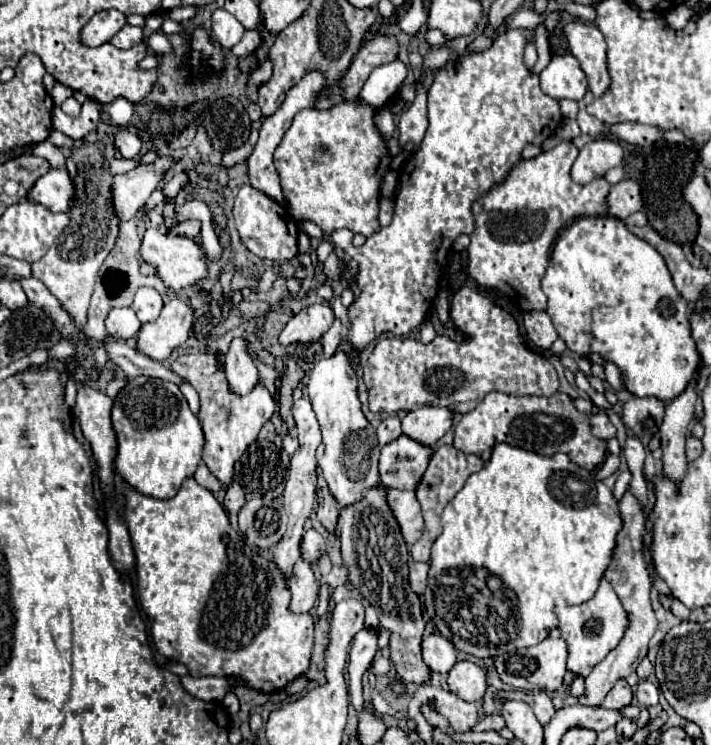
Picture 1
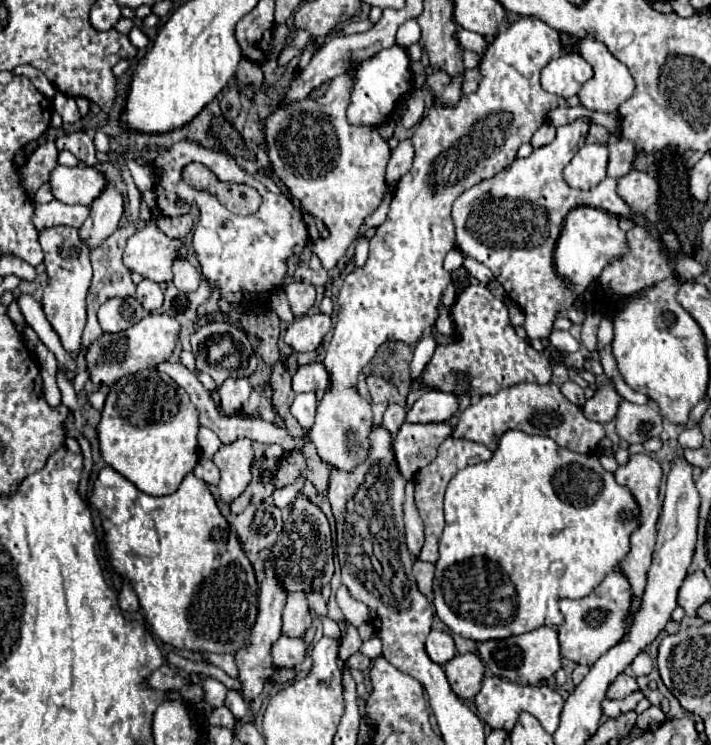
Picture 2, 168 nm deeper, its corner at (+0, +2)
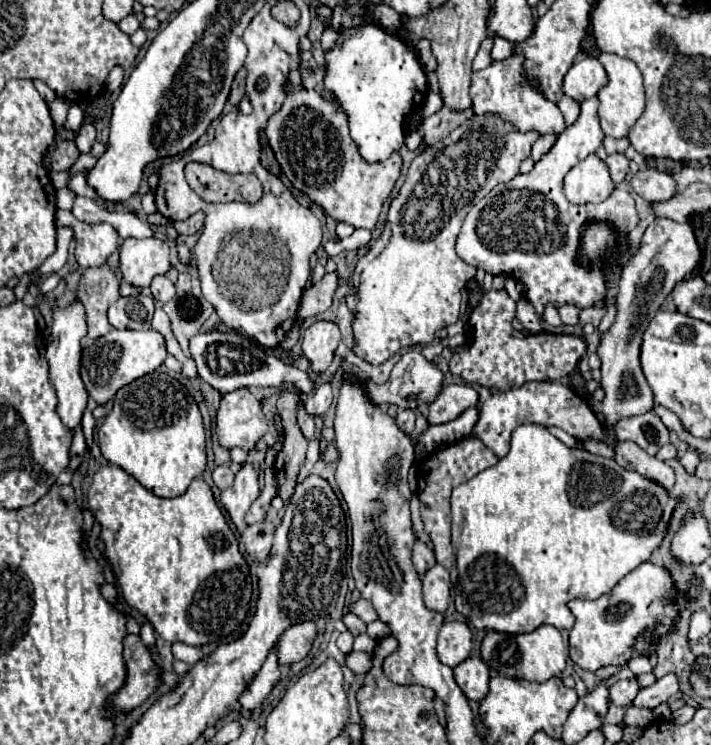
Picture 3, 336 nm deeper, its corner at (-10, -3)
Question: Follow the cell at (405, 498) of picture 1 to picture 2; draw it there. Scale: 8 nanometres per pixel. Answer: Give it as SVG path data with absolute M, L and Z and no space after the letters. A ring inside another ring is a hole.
M407 483L405 489L405 535L407 535L407 549L413 557L417 557L421 553L421 545L423 545L423 521L417 513L415 501L413 501L413 485Z

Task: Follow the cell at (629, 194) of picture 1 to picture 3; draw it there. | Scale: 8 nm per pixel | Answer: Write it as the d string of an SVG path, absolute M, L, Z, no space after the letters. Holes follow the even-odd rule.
M653 168L639 170L631 180L633 190L643 196L647 202L665 202L675 194L675 180L669 174L657 172Z

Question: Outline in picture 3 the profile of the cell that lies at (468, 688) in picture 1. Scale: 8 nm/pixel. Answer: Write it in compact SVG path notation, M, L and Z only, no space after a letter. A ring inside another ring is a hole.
M467 658L455 672L455 682L469 700L483 700L489 692L489 668L481 658Z

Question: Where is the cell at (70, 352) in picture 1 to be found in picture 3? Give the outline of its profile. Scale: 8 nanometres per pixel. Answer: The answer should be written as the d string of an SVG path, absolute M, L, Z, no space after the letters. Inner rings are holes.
M77 426L75 428L75 434L73 434L73 446L71 446L71 456L79 456L83 454L87 448L87 442L85 442L85 434L83 434L83 428Z

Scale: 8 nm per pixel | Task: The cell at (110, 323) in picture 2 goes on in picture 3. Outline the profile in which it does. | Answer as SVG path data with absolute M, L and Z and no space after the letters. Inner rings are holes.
M135 294L119 298L109 308L109 322L117 330L147 330L153 318L153 298L151 294Z

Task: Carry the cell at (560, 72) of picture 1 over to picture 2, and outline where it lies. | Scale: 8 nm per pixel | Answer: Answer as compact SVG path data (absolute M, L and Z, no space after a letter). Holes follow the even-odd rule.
M569 53L555 61L551 61L541 71L541 85L545 91L559 95L559 97L571 97L577 95L585 81L593 77L591 65L579 55Z

